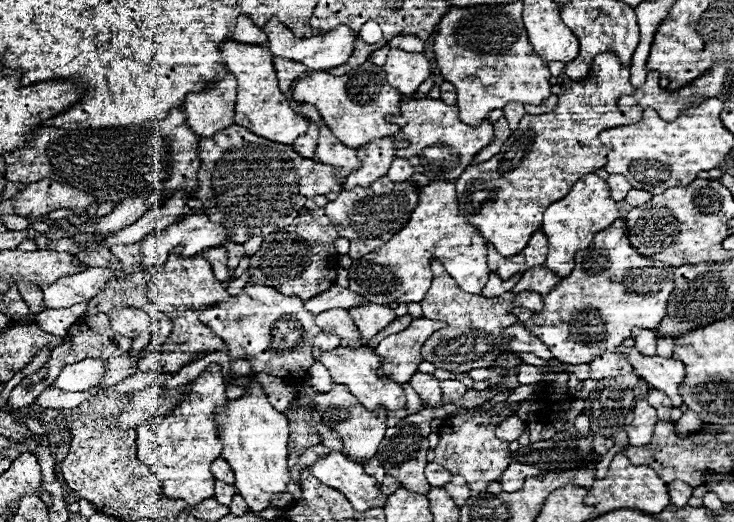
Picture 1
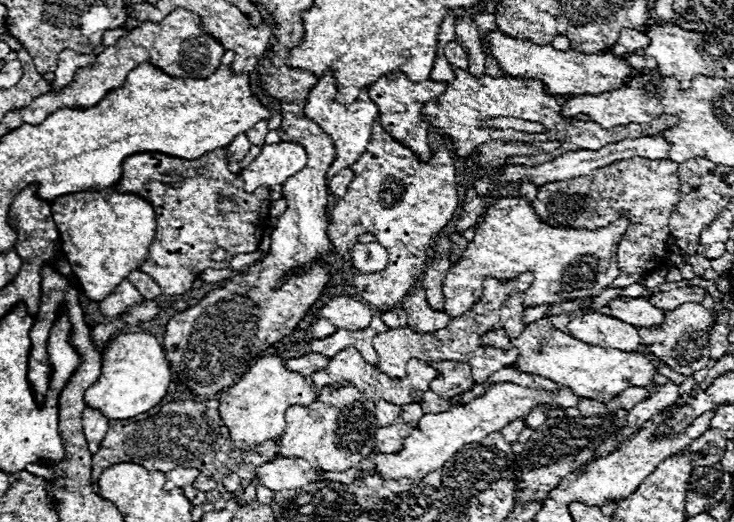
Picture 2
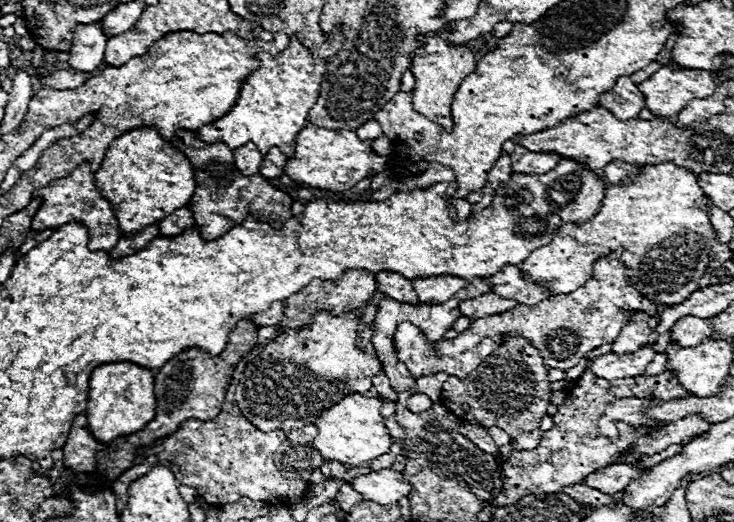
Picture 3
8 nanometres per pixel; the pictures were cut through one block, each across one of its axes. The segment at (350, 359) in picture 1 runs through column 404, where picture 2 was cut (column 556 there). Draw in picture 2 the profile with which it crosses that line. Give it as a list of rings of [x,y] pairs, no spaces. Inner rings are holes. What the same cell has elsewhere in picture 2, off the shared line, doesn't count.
[[[500,382],[470,404],[450,408],[440,414],[424,414],[422,420],[416,424],[414,434],[406,438],[402,454],[378,454],[374,458],[376,472],[380,474],[380,478],[386,478],[386,480],[398,480],[398,478],[422,480],[428,472],[442,468],[444,462],[448,462],[464,444],[478,442],[486,434],[498,432],[500,428],[504,428],[508,422],[516,418],[524,420],[536,402],[552,402],[558,408],[572,408],[572,406],[578,406],[580,398],[574,396],[570,388],[560,388],[560,392],[554,394],[543,389],[516,386],[512,382]]]

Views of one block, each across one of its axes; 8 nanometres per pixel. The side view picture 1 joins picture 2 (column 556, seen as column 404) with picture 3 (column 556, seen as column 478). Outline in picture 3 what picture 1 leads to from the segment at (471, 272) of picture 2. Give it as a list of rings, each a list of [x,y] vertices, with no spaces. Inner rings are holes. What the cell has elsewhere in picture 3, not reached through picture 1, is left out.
[[[672,162],[648,166],[638,174],[638,180],[632,186],[610,184],[606,190],[604,204],[594,218],[580,226],[562,226],[554,234],[554,240],[550,244],[534,250],[530,258],[526,258],[524,264],[520,264],[520,270],[526,274],[526,278],[544,284],[554,294],[570,294],[590,280],[594,272],[594,262],[600,256],[608,256],[622,248],[622,262],[628,266],[628,276],[634,280],[638,290],[658,304],[662,302],[666,306],[676,306],[700,288],[698,280],[710,264],[710,242],[718,240],[706,204],[710,204],[710,198],[698,186],[698,176],[692,170],[674,166]]]

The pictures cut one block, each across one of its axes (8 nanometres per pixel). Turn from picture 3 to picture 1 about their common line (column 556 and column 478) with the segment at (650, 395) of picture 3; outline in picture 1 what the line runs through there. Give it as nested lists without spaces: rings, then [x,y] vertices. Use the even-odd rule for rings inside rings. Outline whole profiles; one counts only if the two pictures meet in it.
[[[498,402],[494,408],[482,410],[482,412],[466,412],[460,416],[448,416],[440,428],[440,442],[434,450],[428,454],[428,462],[436,462],[444,466],[450,474],[460,474],[466,478],[470,490],[482,492],[490,482],[494,482],[510,464],[512,452],[508,450],[508,442],[496,438],[492,430],[504,418],[514,416],[518,410],[518,404],[506,406],[504,402]]]

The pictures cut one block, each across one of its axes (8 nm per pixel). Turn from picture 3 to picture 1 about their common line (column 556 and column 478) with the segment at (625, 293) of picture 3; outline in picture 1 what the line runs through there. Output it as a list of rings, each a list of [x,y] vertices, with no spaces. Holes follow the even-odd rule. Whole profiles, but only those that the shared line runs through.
[[[442,272],[432,280],[432,286],[426,298],[420,302],[426,318],[444,320],[448,324],[446,330],[438,330],[424,342],[422,356],[432,362],[436,368],[446,368],[450,372],[470,372],[474,368],[490,368],[494,360],[500,356],[502,346],[502,330],[518,324],[518,318],[512,314],[514,308],[522,306],[522,300],[528,292],[522,294],[502,294],[500,298],[484,298],[478,294],[468,294],[456,286],[450,274]]]

